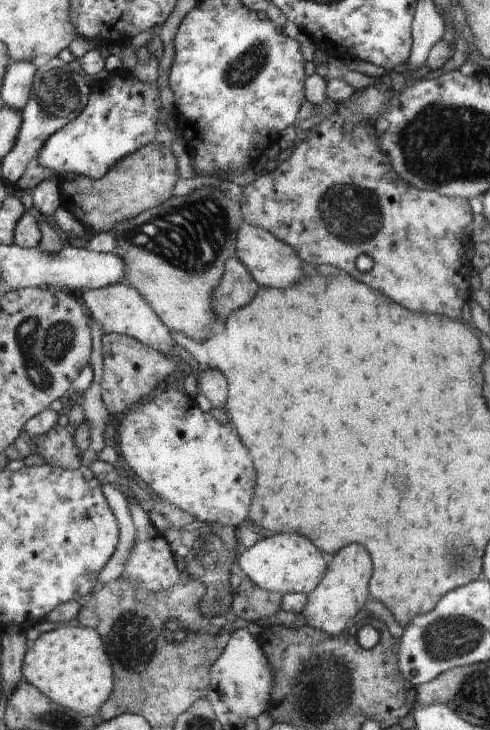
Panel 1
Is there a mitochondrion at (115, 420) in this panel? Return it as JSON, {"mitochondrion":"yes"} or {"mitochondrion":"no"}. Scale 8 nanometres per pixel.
{"mitochondrion":"no"}

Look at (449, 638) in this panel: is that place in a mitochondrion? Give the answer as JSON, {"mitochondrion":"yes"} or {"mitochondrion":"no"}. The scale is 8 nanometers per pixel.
{"mitochondrion":"yes"}

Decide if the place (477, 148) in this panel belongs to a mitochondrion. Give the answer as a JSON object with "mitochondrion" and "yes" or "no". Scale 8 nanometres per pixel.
{"mitochondrion":"yes"}

